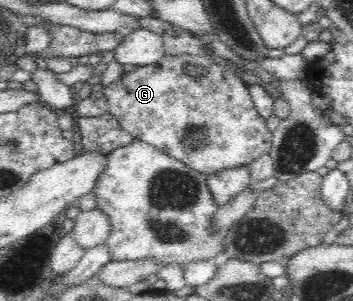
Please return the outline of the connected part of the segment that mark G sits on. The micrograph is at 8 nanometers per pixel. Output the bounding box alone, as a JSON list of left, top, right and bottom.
[102,54,273,178]

